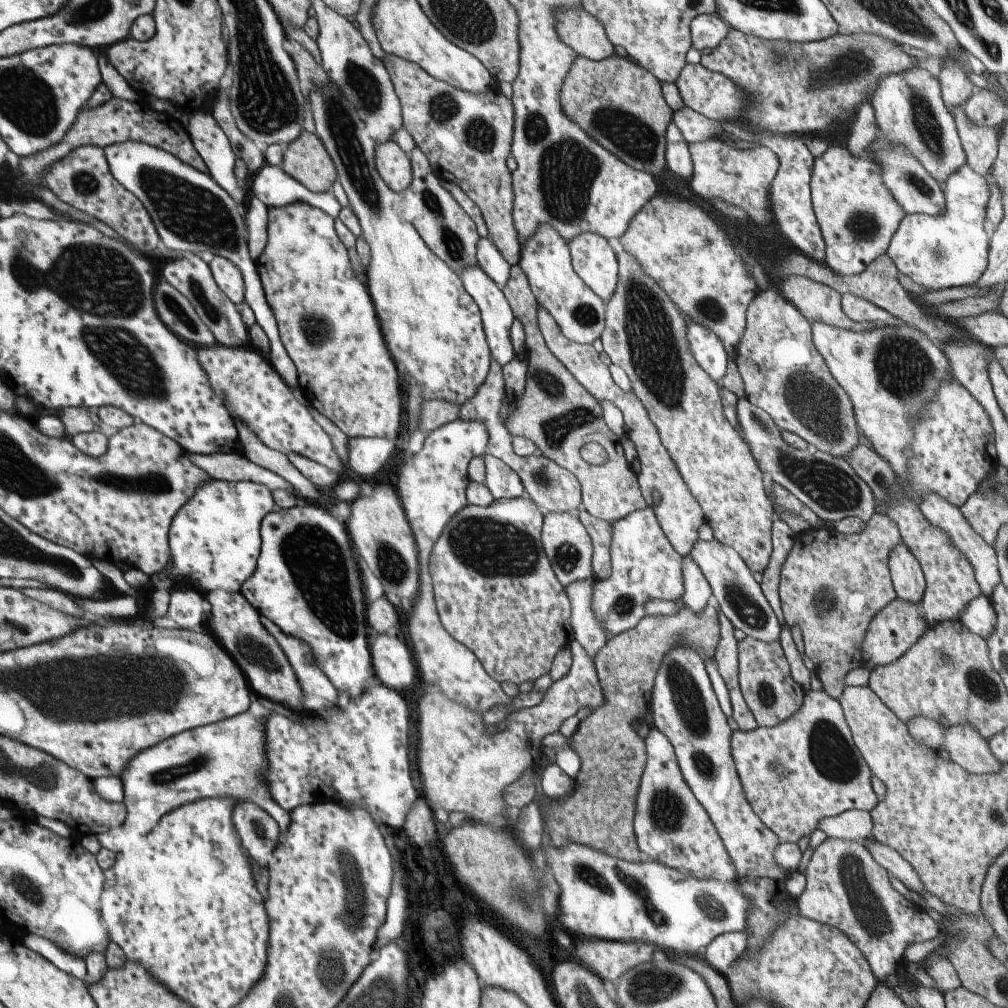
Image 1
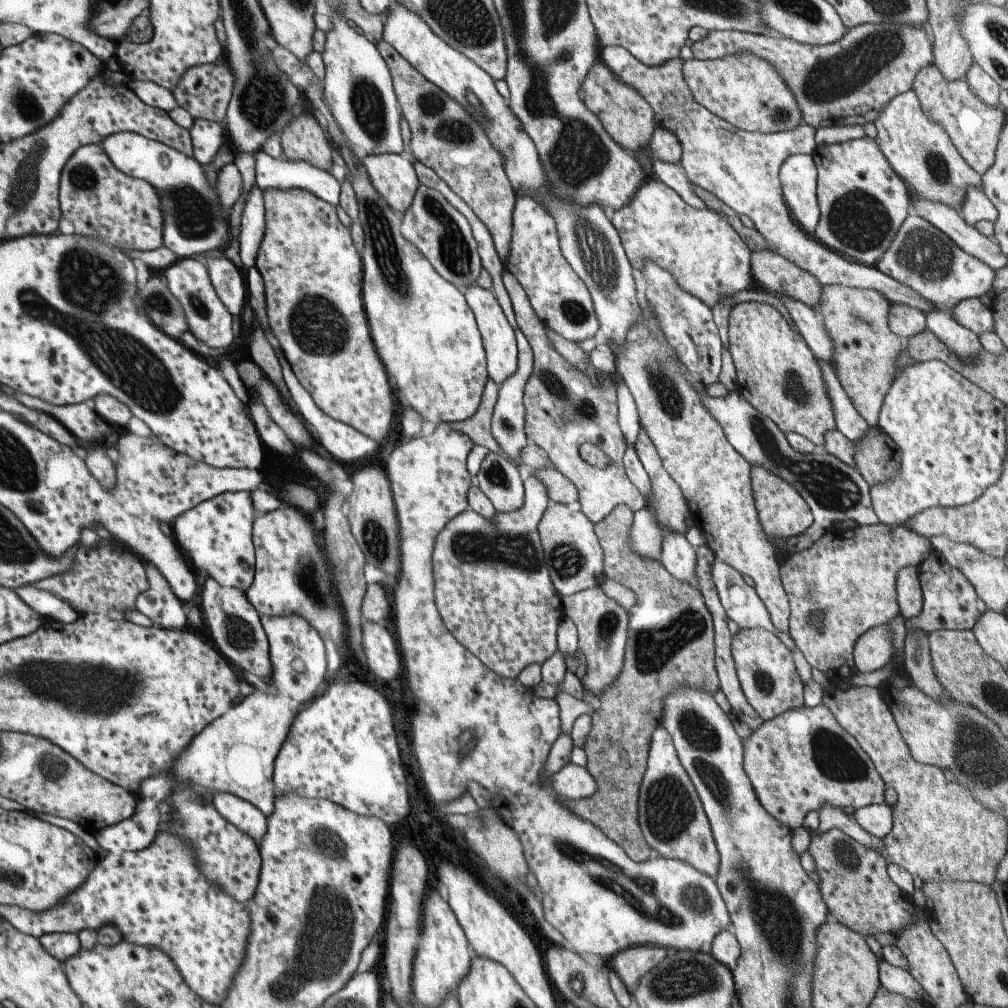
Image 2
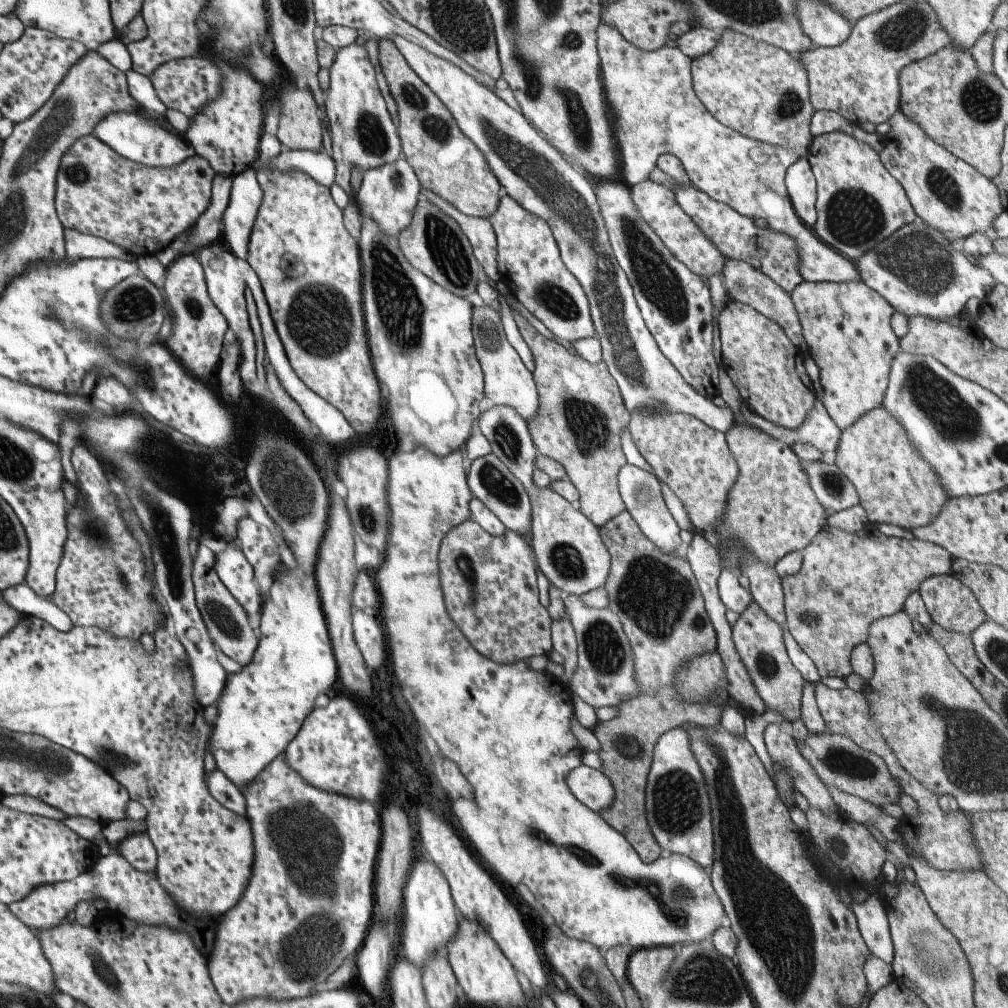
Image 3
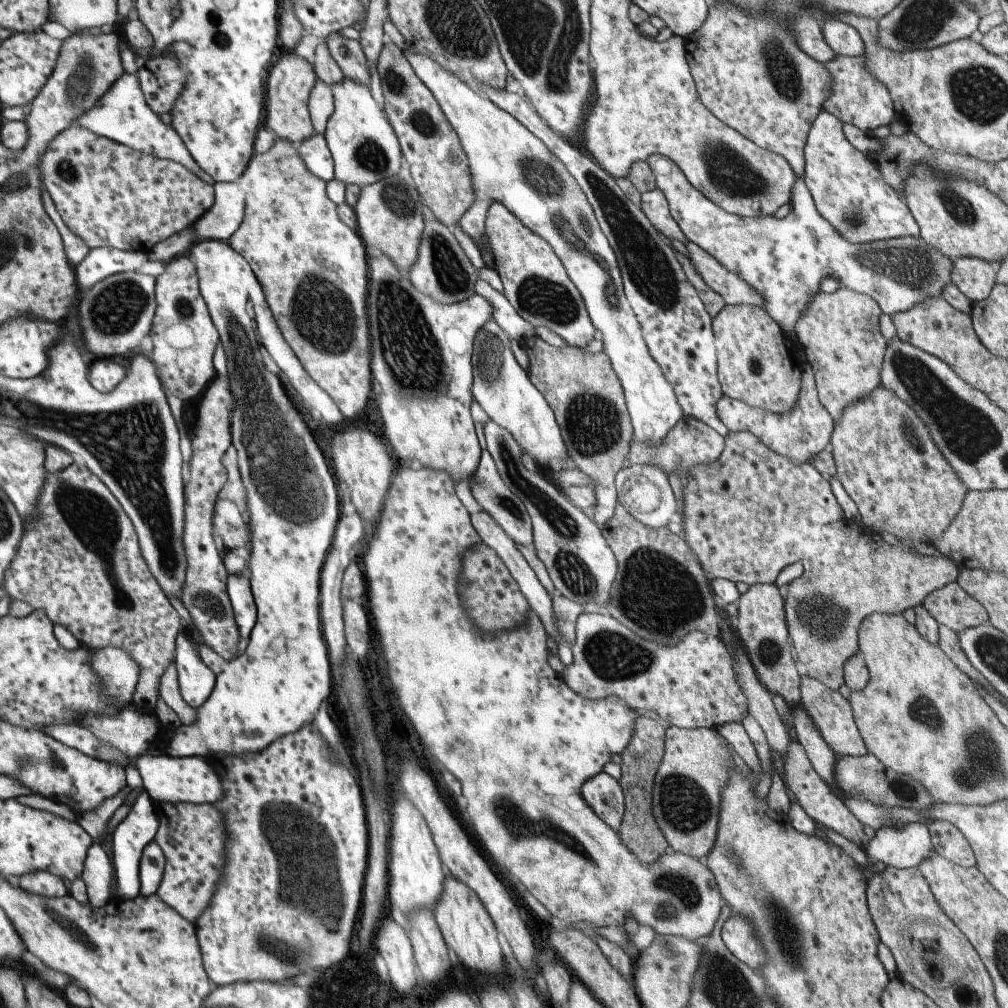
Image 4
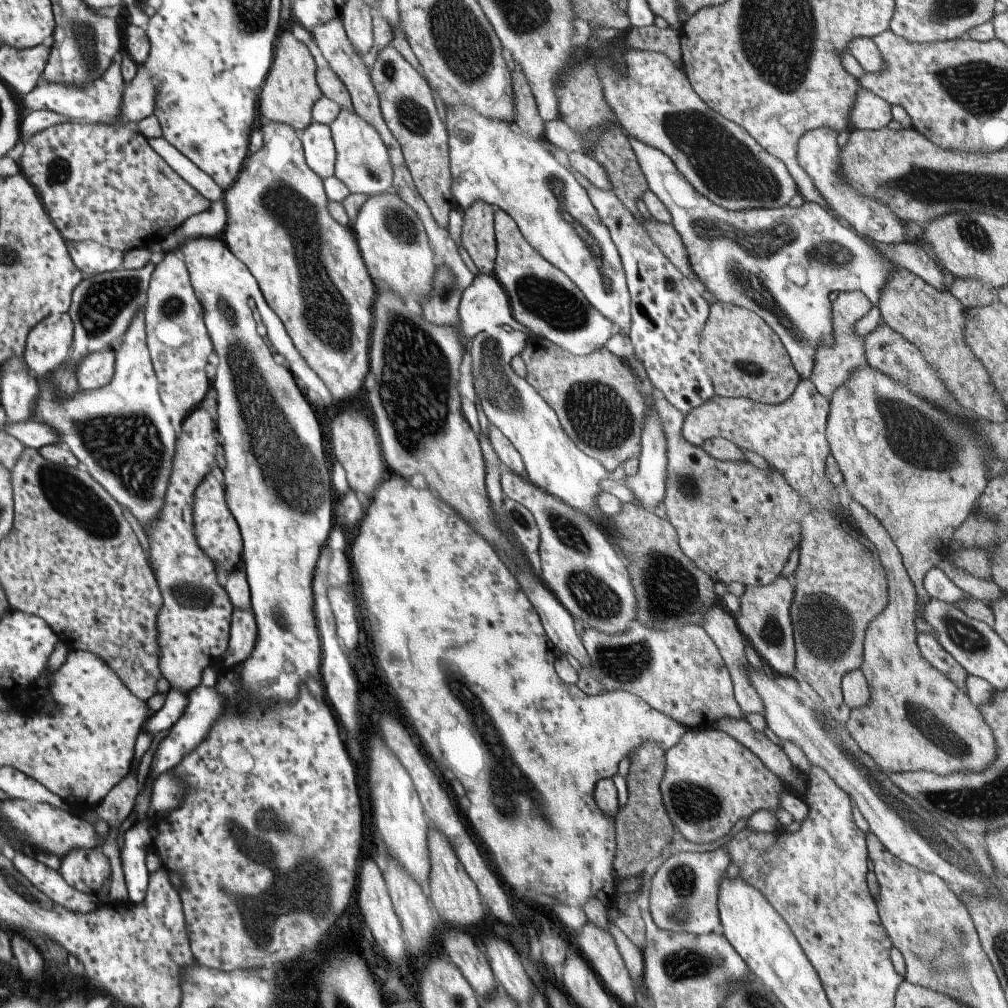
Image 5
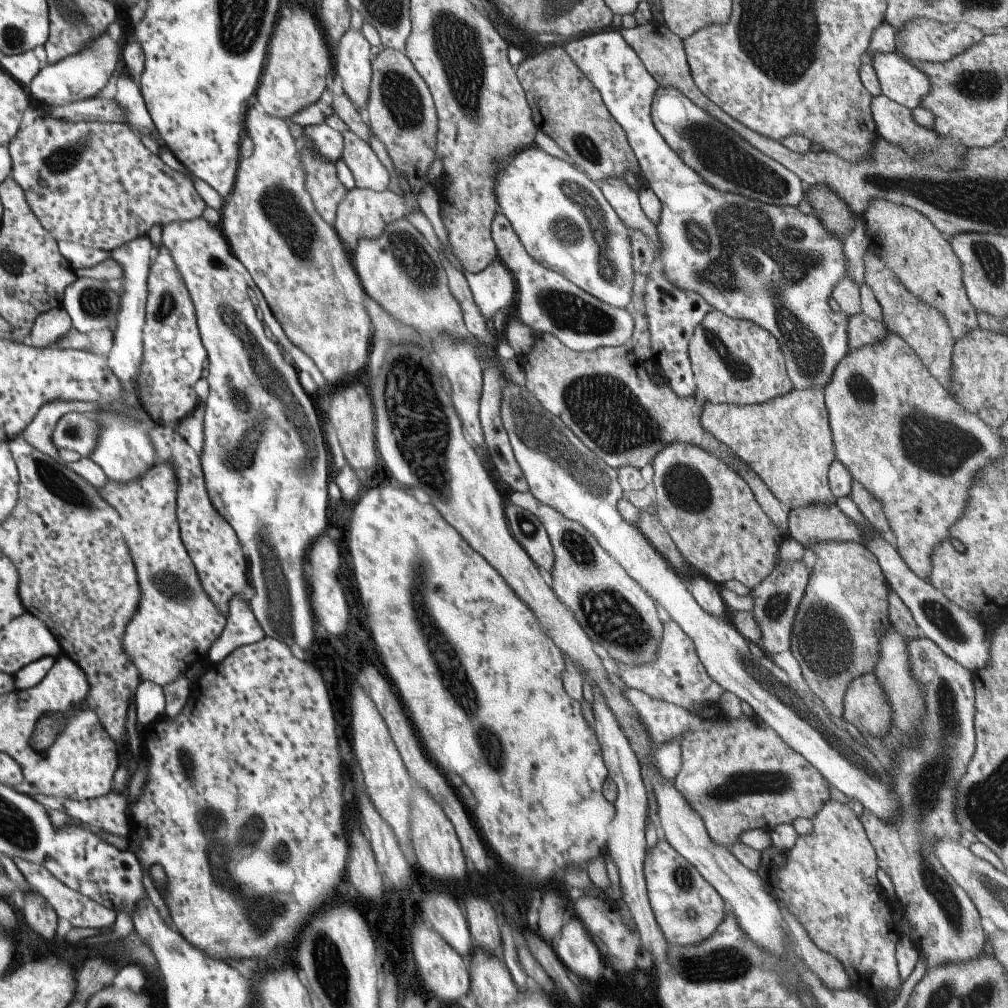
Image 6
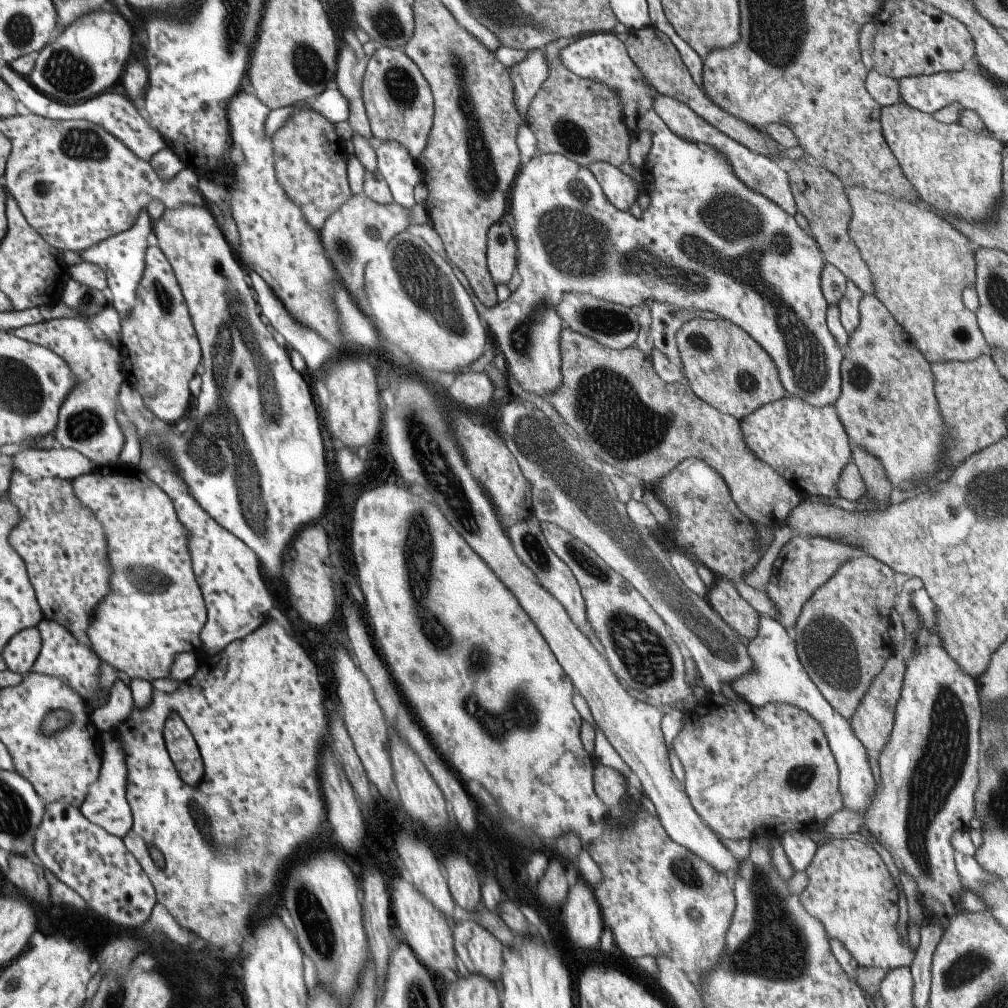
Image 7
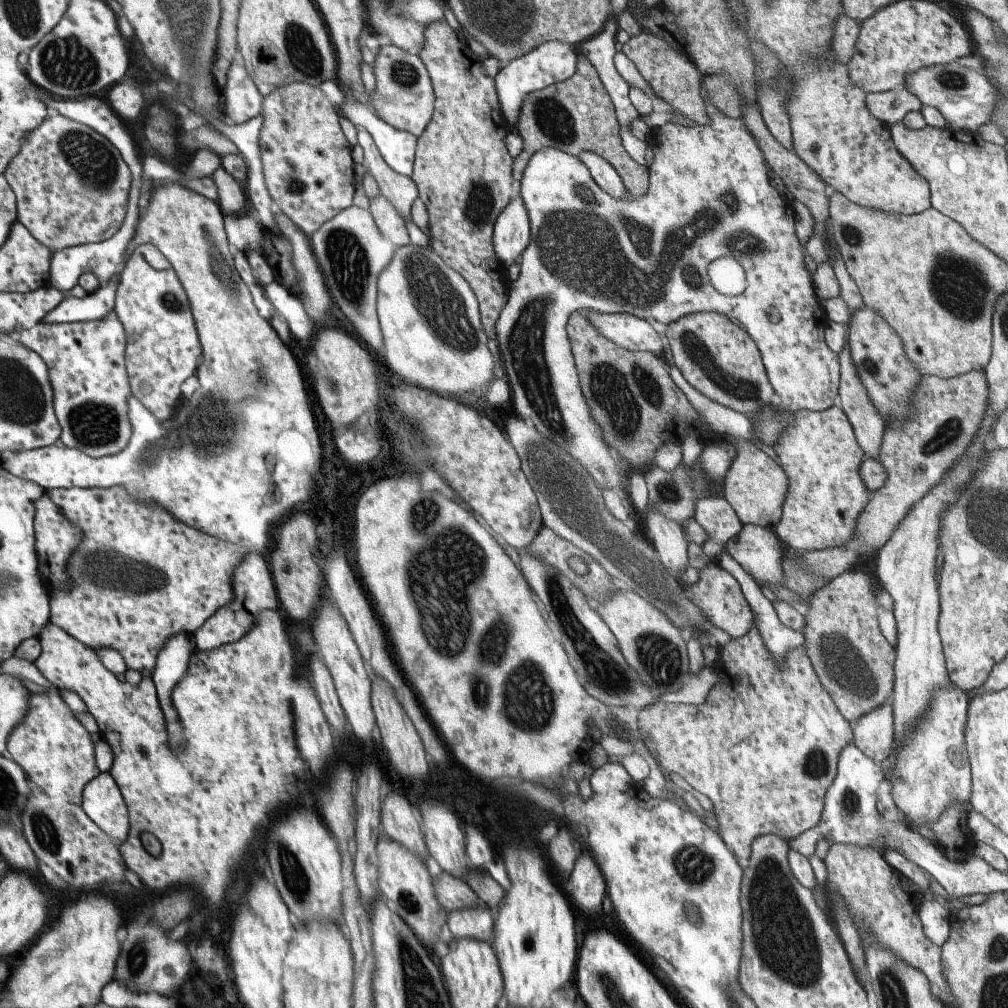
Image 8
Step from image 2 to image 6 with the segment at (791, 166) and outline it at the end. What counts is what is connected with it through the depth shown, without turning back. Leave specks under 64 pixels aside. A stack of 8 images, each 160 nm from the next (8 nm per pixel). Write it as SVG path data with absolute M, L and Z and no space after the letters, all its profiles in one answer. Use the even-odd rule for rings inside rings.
M607 28L601 31L596 31L595 33L587 33L562 42L562 47L570 56L570 59L575 62L575 66L578 66L578 69L587 77L587 80L592 82L592 85L600 92L605 108L626 134L627 142L629 143L638 164L639 178L647 182L651 192L655 193L655 196L660 202L660 215L658 221L654 224L654 227L655 230L658 231L659 243L658 249L656 250L656 257L662 264L662 274L664 277L668 279L672 285L678 287L679 290L691 291L698 294L711 309L722 312L732 319L751 321L753 324L760 326L763 330L766 330L771 334L782 350L785 370L793 389L823 390L824 386L829 382L832 372L838 365L838 362L849 352L849 348L846 344L846 320L848 318L841 312L833 312L829 308L827 302L827 299L830 298L830 292L833 285L841 277L847 276L847 269L844 268L844 262L842 259L841 238L829 235L813 212L802 214L797 207L789 205L768 205L735 193L720 193L717 189L713 189L711 185L704 183L702 178L695 174L693 169L690 169L690 166L687 166L680 160L677 153L665 142L665 140L663 140L663 137L657 132L657 130L655 130L650 117L650 108L652 106L655 91L659 84L657 84L655 79L645 70L645 67L639 60L636 52L626 45L623 37L619 34L619 30Z

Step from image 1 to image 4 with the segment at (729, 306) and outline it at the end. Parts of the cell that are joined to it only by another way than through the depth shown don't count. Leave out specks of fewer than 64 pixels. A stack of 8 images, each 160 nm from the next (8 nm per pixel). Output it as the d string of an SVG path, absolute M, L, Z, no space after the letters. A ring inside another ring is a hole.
M657 188L644 189L640 194L640 206L649 222L666 237L679 240L684 244L686 238L679 230L674 218L671 218L664 194Z

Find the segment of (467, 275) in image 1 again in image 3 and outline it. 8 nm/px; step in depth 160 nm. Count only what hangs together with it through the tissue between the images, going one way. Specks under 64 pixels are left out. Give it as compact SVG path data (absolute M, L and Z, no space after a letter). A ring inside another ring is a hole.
M484 305L473 306L470 329L475 356L484 378L482 396L485 396L491 404L503 404L511 407L527 424L538 413L538 394L531 371L522 363L521 356L507 342L501 326L500 315Z

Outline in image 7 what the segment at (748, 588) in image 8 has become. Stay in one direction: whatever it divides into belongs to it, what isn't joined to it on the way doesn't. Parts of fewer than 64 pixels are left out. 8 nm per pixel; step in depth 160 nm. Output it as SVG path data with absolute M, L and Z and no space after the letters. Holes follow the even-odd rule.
M758 615L756 637L752 638L746 646L746 653L752 662L752 671L746 672L741 679L733 682L732 688L740 699L754 707L763 706L768 702L781 701L792 704L813 717L821 725L828 747L836 762L837 786L842 800L842 808L853 810L861 817L870 806L872 795L876 790L867 753L853 734L850 722L829 706L817 687L809 680L798 659L794 644L794 636L779 621Z

